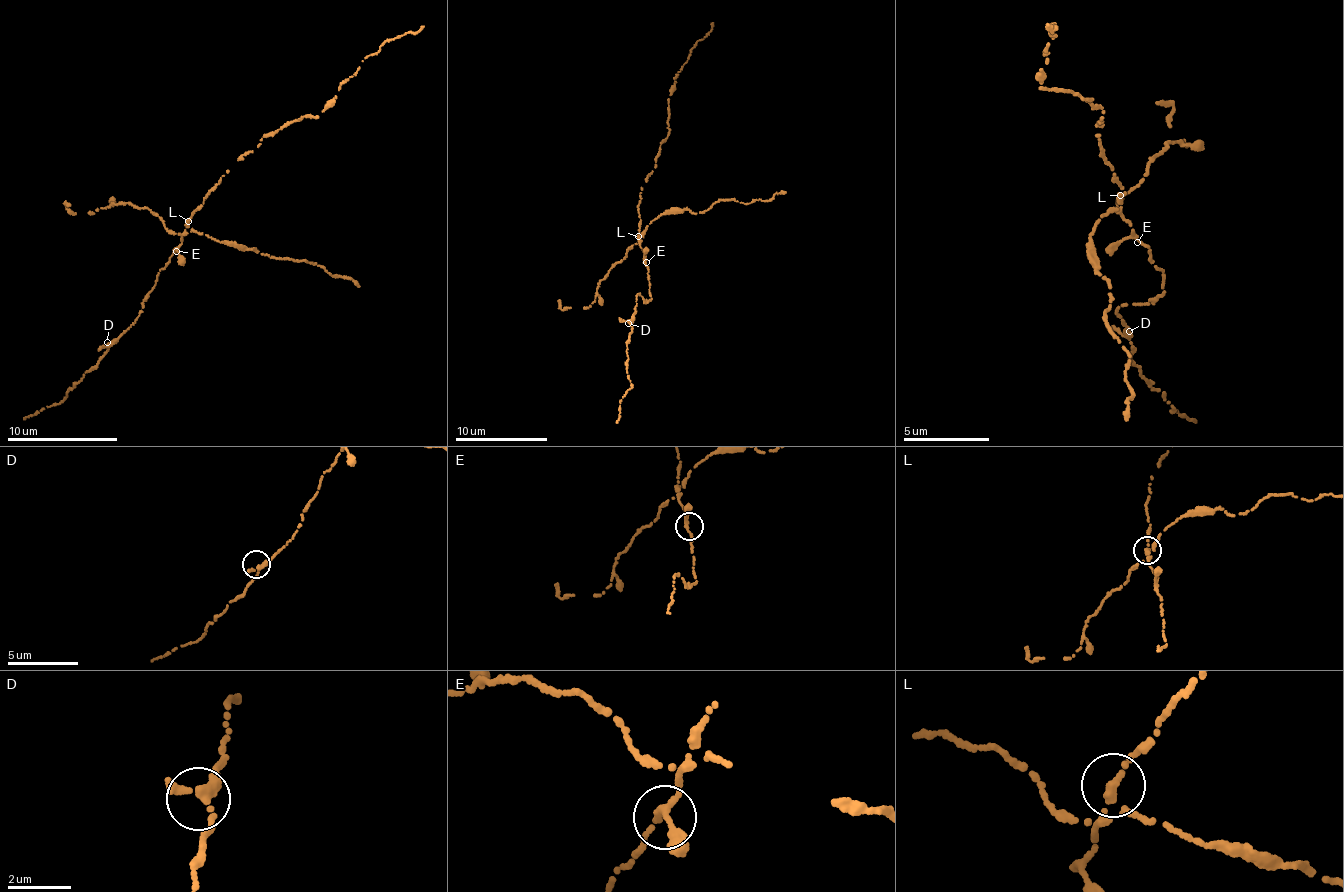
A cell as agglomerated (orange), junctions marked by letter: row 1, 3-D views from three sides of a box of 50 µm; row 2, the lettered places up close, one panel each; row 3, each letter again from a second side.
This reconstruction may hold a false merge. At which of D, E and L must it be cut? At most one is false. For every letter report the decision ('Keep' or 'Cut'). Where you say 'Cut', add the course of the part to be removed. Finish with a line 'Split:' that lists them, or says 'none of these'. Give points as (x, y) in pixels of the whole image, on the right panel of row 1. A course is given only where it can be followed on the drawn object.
D: Keep
E: Keep
L: Cut. Course of the part to remove: (1121, 196), (1090, 242), (1099, 273), (1112, 288), (1105, 319), (1131, 356), (1128, 387), (1132, 396), (1127, 421)
Split: L

